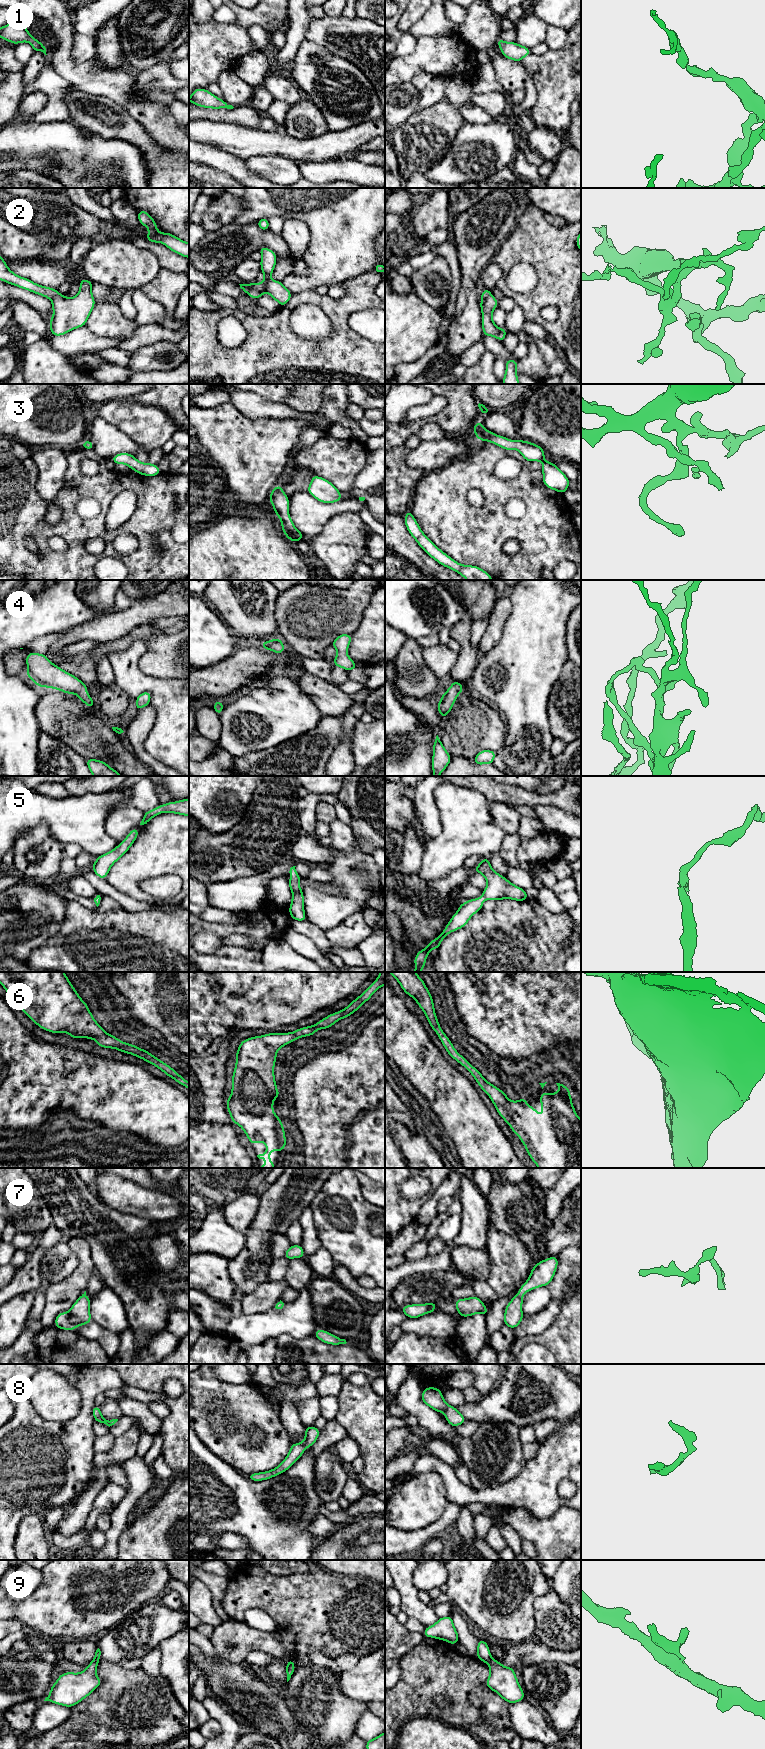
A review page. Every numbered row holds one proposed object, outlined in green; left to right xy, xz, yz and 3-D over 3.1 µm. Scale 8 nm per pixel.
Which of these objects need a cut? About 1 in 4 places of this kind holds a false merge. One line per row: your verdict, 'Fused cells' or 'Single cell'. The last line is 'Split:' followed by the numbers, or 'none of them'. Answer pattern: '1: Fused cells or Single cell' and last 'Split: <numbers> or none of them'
1: Single cell
2: Fused cells
3: Single cell
4: Single cell
5: Single cell
6: Single cell
7: Single cell
8: Single cell
9: Fused cells
Split: 2, 9

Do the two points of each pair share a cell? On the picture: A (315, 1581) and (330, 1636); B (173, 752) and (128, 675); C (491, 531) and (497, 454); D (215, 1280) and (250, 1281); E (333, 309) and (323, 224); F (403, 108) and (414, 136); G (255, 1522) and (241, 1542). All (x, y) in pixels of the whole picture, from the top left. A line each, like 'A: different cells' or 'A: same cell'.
A: same cell
B: same cell
C: same cell
D: different cells
E: different cells
F: different cells
G: different cells

